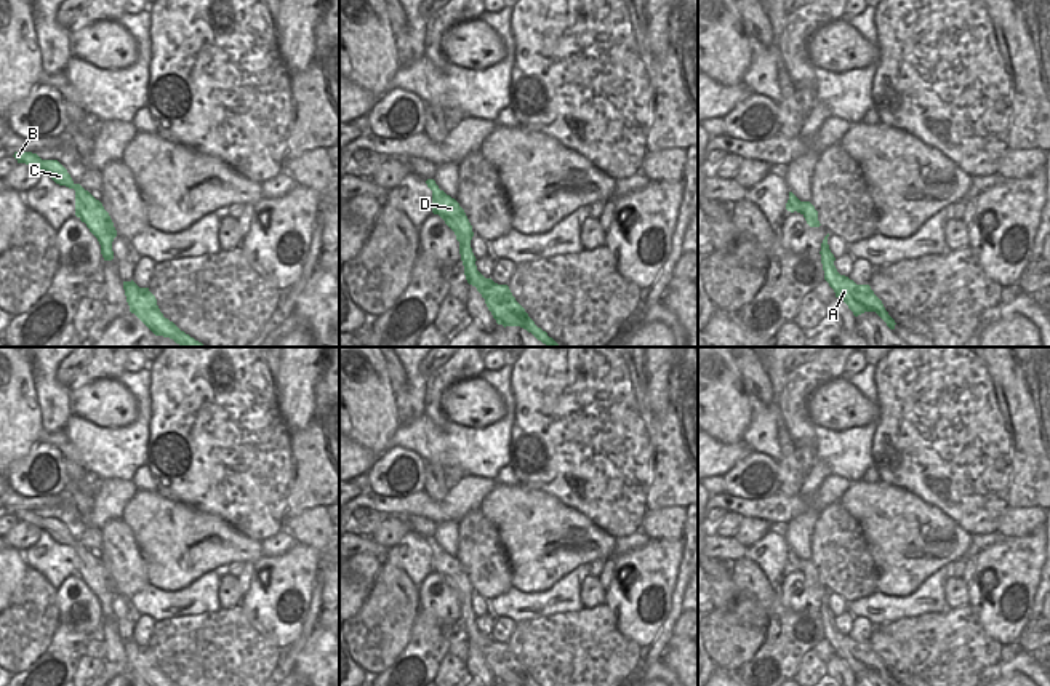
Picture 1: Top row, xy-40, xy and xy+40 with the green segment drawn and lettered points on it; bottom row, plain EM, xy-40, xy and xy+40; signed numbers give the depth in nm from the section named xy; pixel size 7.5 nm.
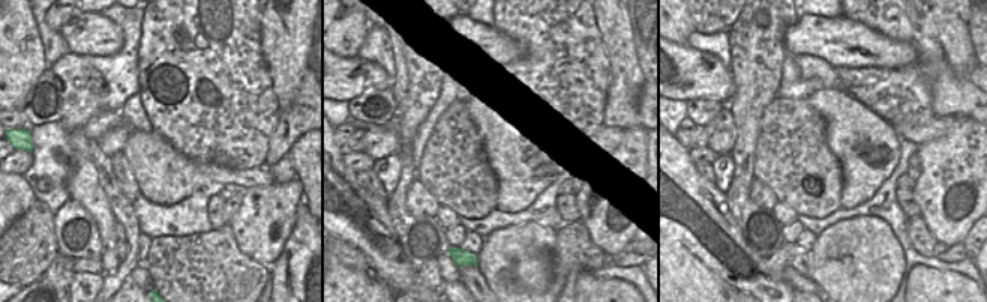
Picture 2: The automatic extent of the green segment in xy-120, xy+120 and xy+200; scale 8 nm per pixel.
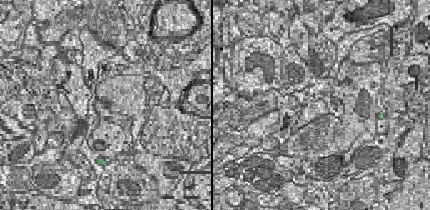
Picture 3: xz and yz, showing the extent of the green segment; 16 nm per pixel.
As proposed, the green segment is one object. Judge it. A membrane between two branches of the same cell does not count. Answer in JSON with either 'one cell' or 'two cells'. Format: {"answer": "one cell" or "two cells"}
{"answer": "one cell"}

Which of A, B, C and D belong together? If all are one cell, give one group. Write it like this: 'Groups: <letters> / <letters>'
Groups: A B C D.

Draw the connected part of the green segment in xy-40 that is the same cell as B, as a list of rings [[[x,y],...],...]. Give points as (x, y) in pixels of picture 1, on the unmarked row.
[[[14,510],[13,515],[18,521],[26,521],[45,529],[56,542],[75,548],[75,574],[85,580],[90,590],[98,596],[104,619],[112,619],[112,600],[117,595],[117,588],[102,561],[80,542],[75,542],[67,528],[58,518],[42,518],[32,510]]]

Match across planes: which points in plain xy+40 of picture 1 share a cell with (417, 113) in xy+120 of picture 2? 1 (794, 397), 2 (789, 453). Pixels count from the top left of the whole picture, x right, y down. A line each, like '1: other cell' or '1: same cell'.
1: same cell
2: other cell

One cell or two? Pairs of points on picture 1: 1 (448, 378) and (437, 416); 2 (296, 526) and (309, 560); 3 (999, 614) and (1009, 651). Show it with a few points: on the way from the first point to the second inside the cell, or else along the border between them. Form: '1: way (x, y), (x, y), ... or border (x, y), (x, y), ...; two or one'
1: way (439, 387), (434, 392), (434, 406); one
2: border (298, 541), (317, 550), (320, 570); two
3: border (1017, 640), (1002, 646); two

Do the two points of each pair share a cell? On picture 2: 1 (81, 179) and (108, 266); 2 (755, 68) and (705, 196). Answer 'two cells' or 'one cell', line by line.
1: one cell
2: two cells

